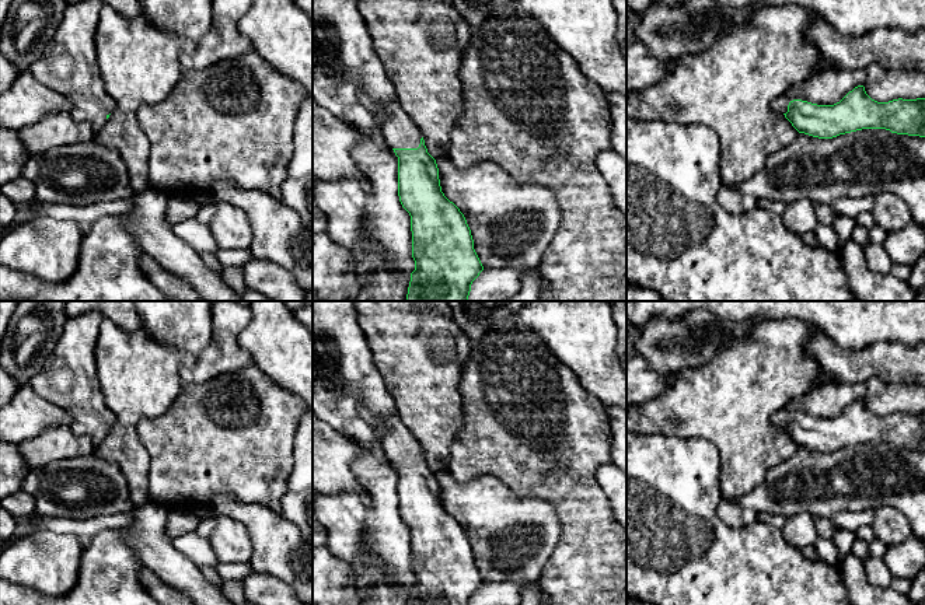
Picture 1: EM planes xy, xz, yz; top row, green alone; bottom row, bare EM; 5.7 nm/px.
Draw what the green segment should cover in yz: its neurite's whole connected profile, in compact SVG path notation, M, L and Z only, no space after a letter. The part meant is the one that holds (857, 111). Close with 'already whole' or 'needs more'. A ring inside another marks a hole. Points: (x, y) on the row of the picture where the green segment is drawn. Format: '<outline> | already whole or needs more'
M863 85L855 87L834 105L817 105L802 99L790 101L782 95L771 104L771 109L783 113L799 133L818 139L832 139L862 129L886 129L897 134L925 137L925 98L877 102L866 94Z | needs more

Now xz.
M363 90L359 92L359 97L364 106L376 113L384 115L381 125L383 136L398 157L398 196L402 207L411 216L412 258L415 260L406 301L468 301L471 284L484 270L484 266L474 249L474 239L464 214L441 192L439 168L436 160L427 153L422 132L402 111L398 102L380 104Z | needs more

